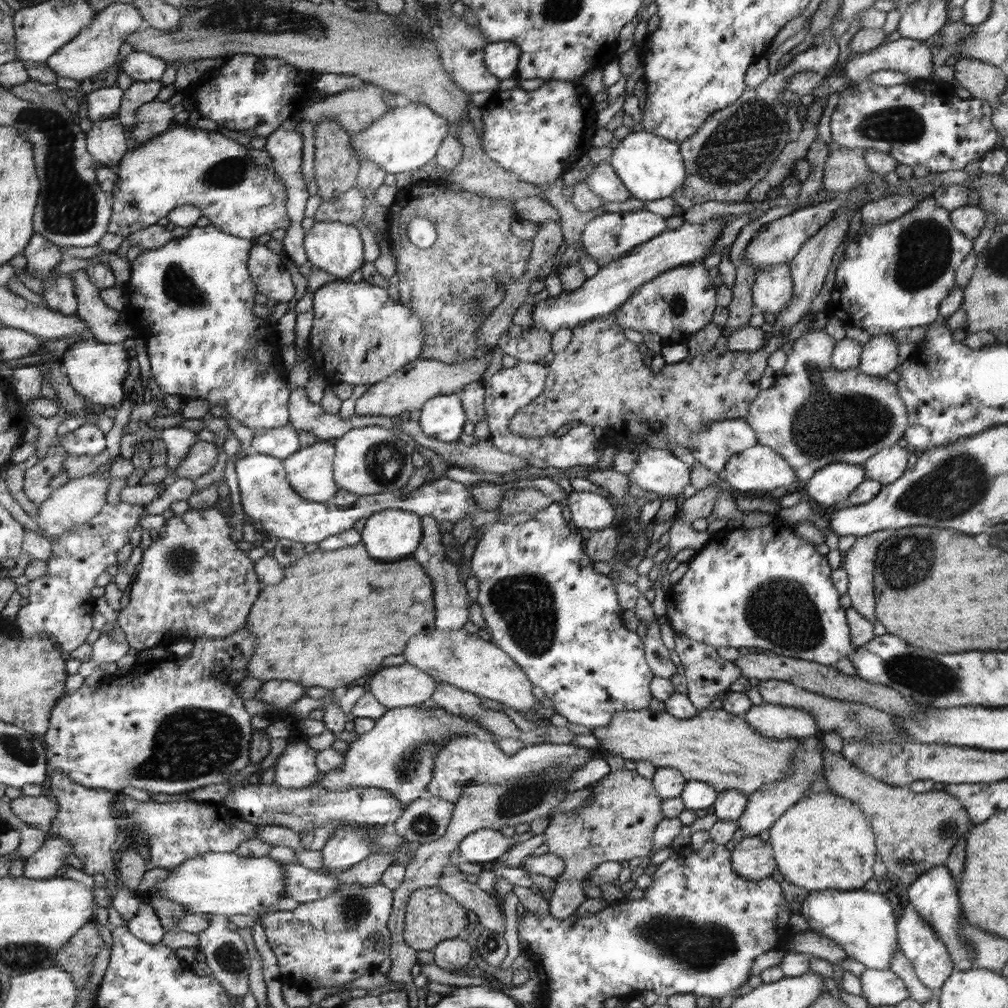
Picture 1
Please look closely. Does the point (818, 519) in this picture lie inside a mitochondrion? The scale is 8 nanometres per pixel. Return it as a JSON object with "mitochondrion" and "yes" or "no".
{"mitochondrion":"no"}

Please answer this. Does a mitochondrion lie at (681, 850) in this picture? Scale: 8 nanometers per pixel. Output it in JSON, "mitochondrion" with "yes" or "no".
{"mitochondrion":"no"}

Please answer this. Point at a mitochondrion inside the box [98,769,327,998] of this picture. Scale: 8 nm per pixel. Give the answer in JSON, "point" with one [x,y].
{"point":[230,957]}

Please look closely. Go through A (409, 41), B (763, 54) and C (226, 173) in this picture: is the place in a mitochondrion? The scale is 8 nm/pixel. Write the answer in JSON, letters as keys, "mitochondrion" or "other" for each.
{"A":"mitochondrion","B":"other","C":"mitochondrion"}

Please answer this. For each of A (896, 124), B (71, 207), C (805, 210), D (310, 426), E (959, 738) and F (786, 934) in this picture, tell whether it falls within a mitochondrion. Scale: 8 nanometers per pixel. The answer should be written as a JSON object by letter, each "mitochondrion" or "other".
{"A":"mitochondrion","B":"mitochondrion","C":"other","D":"other","E":"other","F":"other"}

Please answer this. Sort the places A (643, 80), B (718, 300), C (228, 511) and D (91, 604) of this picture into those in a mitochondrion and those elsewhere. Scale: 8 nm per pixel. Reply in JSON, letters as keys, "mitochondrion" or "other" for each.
{"A":"other","B":"other","C":"other","D":"other"}

